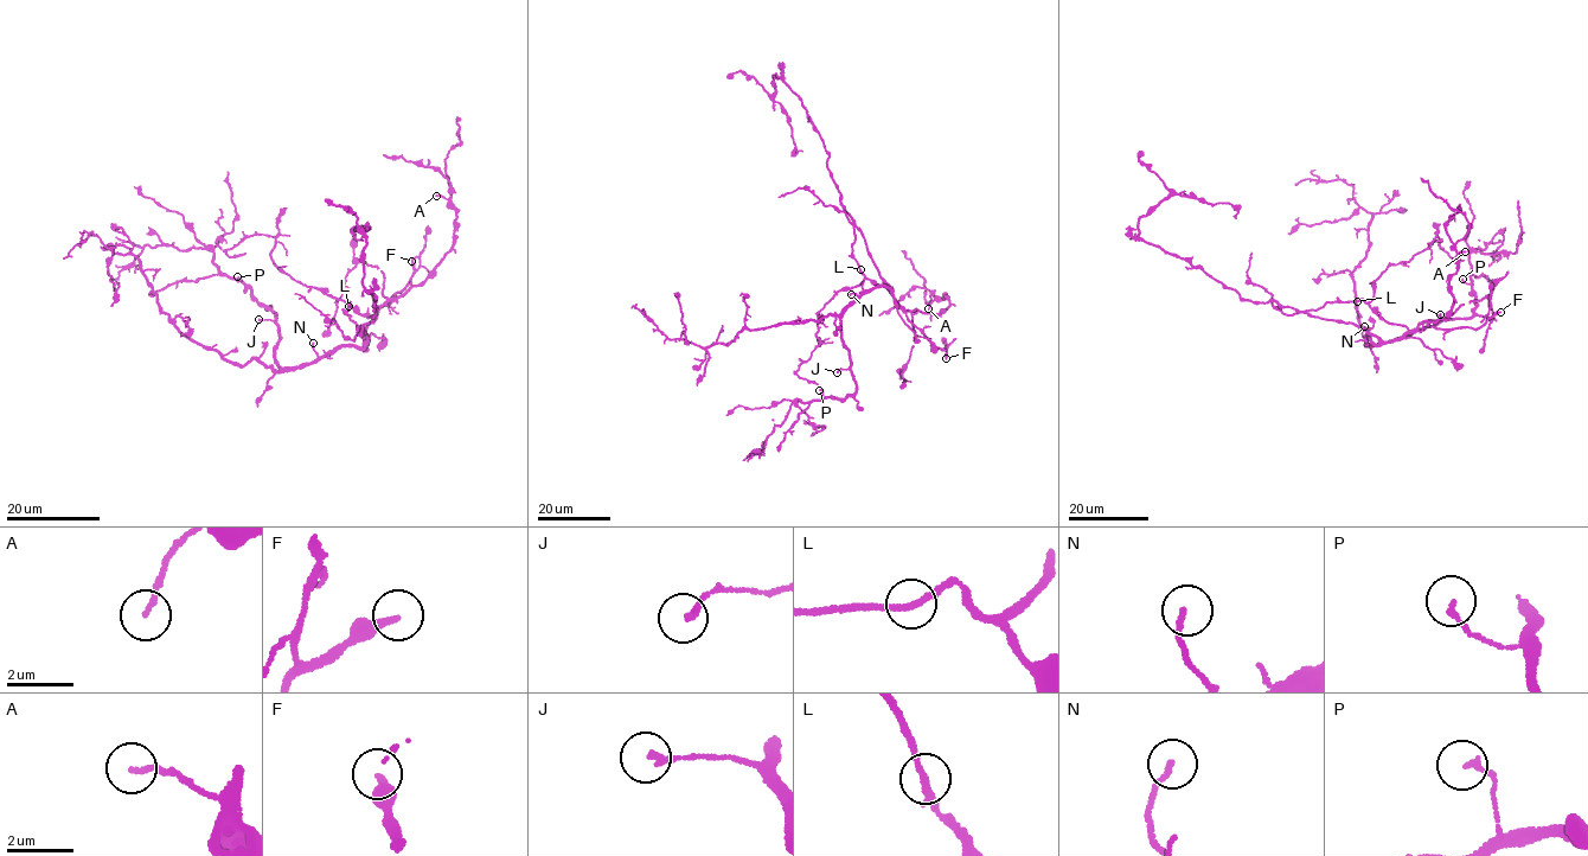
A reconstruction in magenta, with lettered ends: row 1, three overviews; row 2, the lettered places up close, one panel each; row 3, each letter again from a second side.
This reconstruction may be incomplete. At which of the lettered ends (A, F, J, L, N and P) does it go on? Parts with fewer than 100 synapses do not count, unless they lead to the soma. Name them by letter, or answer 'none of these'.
F

